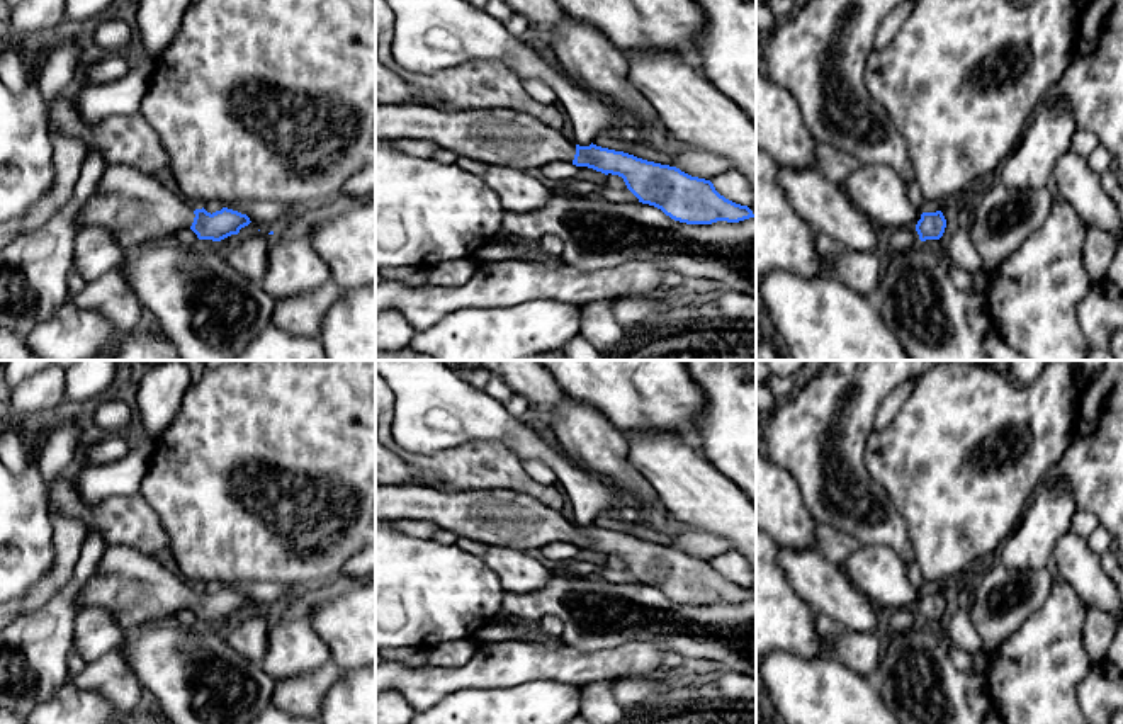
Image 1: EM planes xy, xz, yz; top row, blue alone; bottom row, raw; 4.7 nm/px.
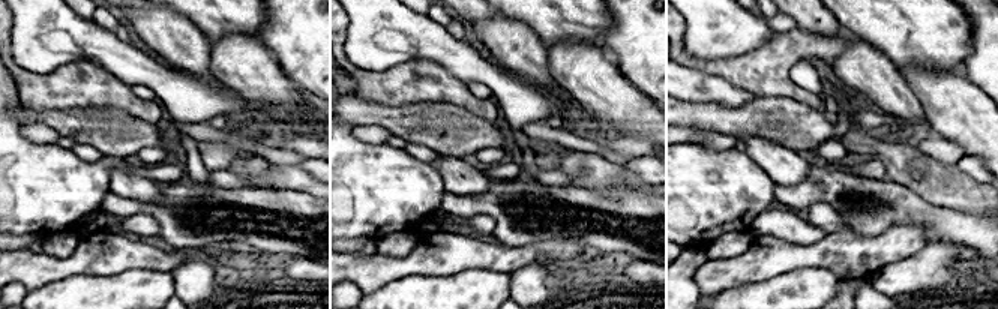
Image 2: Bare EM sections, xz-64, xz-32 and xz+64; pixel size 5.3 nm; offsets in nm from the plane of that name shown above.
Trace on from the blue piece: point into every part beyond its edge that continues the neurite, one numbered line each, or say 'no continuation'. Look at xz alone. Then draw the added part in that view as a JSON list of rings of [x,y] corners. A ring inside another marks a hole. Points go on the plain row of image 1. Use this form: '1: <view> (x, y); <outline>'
1: xz (502, 517); [[[375,483],[375,518],[391,522],[425,520],[438,529],[450,530],[459,537],[467,537],[493,546],[513,547],[522,552],[533,547],[545,547],[552,542],[573,544],[576,535],[576,525],[566,520],[561,512],[549,508],[528,495],[511,489],[447,493],[430,486]]]

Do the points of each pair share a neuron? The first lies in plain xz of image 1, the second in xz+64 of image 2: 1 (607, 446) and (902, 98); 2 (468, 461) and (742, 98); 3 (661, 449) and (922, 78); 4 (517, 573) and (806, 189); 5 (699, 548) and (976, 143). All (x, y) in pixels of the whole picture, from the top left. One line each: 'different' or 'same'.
1: same
2: different
3: same
4: different
5: different

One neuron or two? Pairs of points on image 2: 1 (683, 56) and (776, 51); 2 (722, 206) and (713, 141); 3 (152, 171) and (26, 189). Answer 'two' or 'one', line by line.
1: one
2: two
3: one

